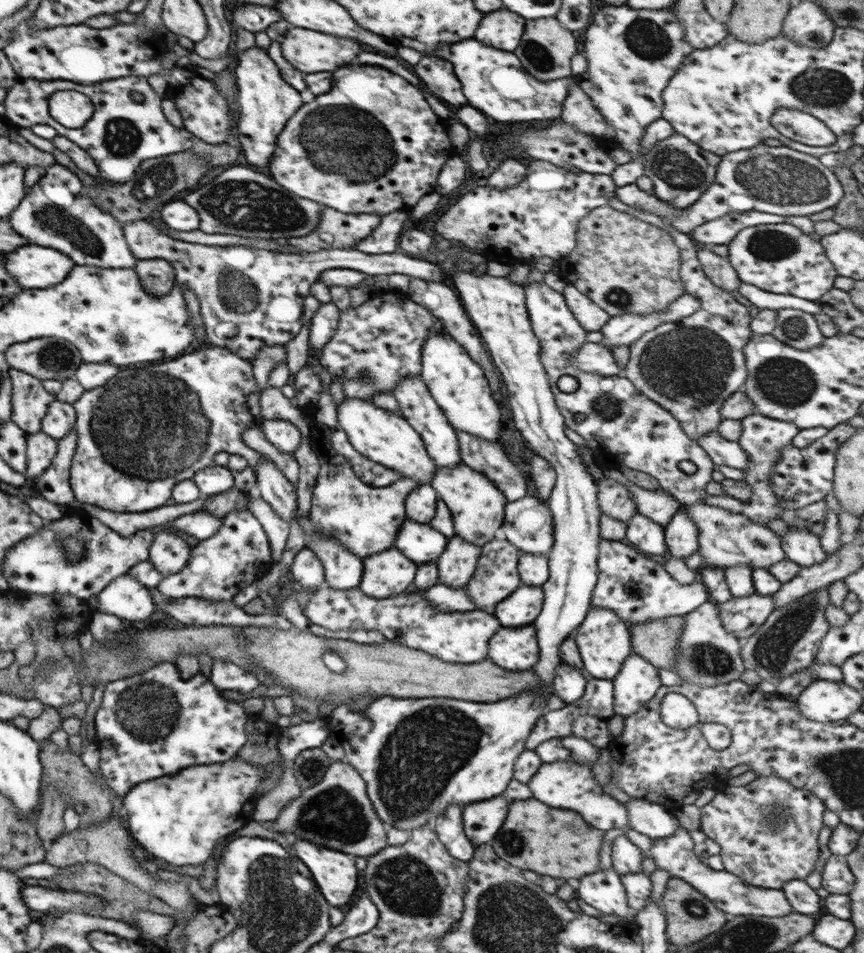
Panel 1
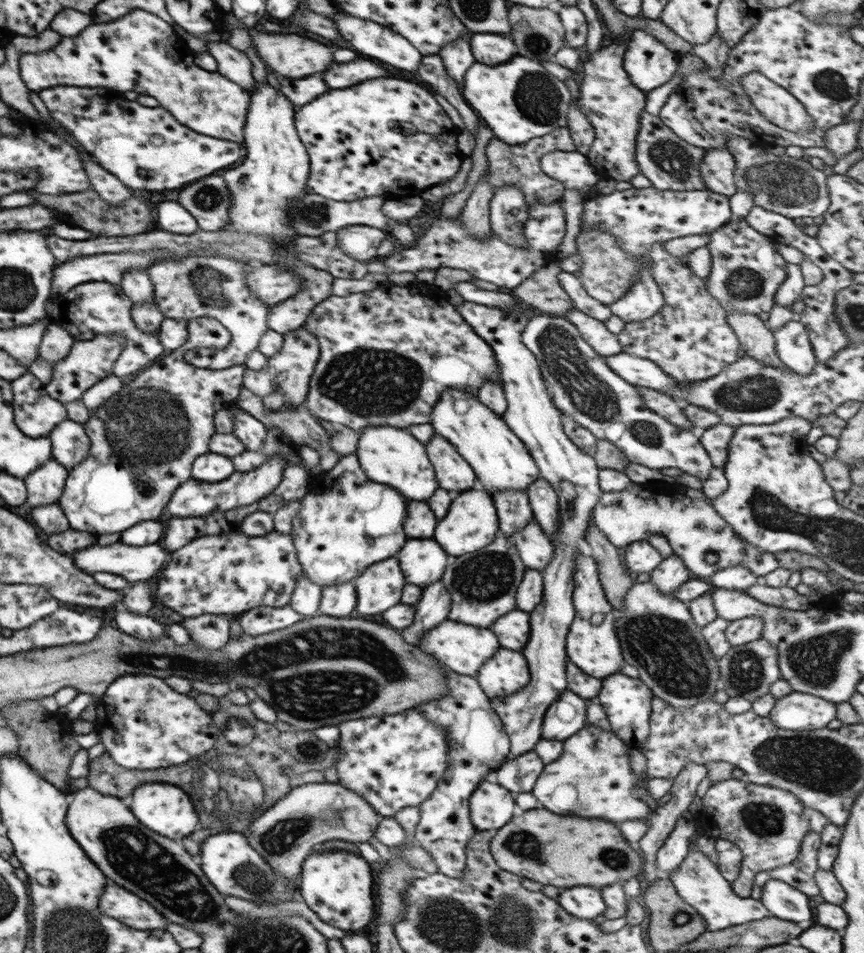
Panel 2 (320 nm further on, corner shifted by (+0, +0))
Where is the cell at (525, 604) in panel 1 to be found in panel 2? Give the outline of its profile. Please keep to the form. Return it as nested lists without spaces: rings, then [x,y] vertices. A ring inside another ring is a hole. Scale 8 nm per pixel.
[[[515,608],[498,617],[489,627],[497,637],[499,646],[519,651],[525,646],[529,634],[529,614]]]

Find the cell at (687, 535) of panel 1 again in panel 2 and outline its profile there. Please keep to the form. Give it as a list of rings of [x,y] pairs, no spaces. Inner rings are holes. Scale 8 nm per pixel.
[[[674,553],[671,557],[661,560],[661,563],[650,573],[649,582],[657,585],[659,593],[663,595],[671,595],[673,590],[692,578],[685,565],[681,563],[681,559]]]

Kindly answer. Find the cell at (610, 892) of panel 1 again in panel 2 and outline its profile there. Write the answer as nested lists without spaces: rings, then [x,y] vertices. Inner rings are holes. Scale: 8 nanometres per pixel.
[[[572,886],[562,889],[558,893],[556,901],[571,916],[585,920],[595,918],[605,910],[600,889],[589,886]]]

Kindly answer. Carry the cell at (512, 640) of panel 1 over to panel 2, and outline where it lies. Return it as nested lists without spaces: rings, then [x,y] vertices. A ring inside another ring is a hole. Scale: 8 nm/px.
[[[499,647],[475,674],[487,699],[503,698],[529,683],[528,664],[519,651]]]

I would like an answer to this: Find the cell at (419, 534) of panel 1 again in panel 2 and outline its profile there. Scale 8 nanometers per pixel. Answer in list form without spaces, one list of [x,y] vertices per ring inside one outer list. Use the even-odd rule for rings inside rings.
[[[407,538],[395,558],[405,583],[423,588],[440,580],[448,555],[432,538]]]

